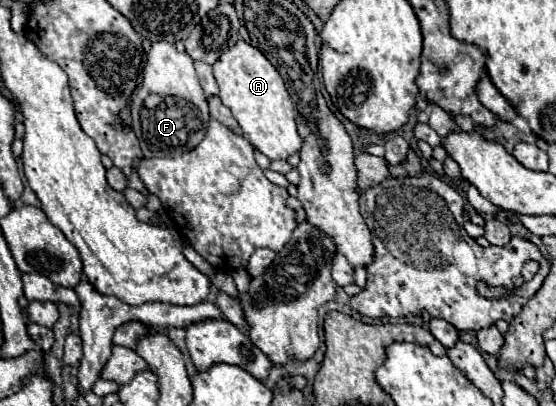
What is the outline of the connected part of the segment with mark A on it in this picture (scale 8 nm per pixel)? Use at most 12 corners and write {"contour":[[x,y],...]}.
{"contour":[[240,39],[212,67],[222,103],[268,159],[300,151],[280,73]]}

